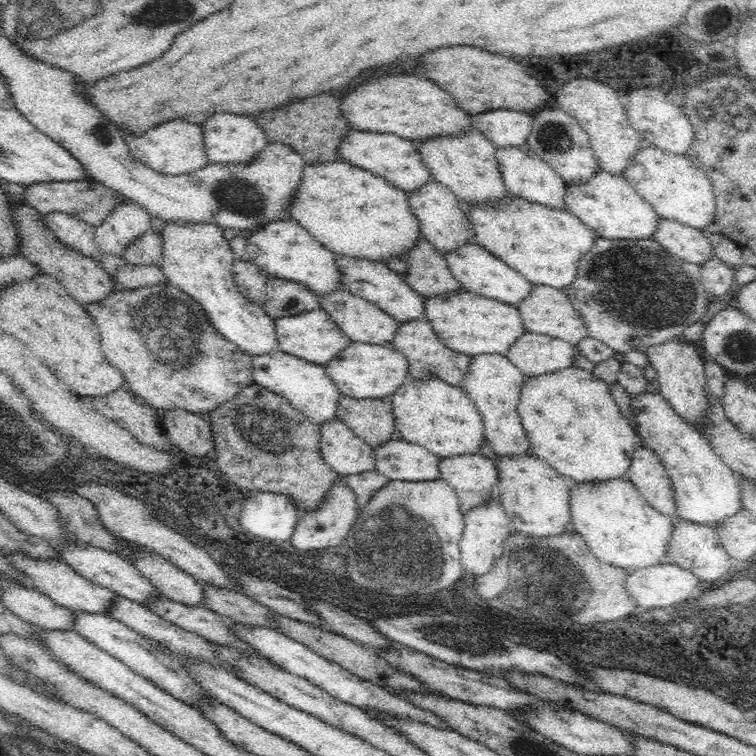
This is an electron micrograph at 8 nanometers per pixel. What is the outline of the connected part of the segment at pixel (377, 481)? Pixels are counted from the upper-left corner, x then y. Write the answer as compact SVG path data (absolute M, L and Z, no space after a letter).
M376 469L372 472L360 472L344 476L347 487L355 494L358 514L370 502L370 498L390 481L387 476L380 474Z

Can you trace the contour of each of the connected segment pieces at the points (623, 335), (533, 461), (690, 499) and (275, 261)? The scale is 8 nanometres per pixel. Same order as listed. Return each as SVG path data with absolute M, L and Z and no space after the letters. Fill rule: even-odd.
M600 237L592 250L582 256L577 272L573 284L564 292L576 311L584 316L589 337L622 354L632 351L646 353L650 348L681 338L688 326L702 318L711 300L701 284L701 265L676 258L654 238L636 242Z
M534 455L496 458L497 498L516 533L536 538L560 536L570 531L570 485L567 477L556 472L545 460Z
M657 392L632 396L639 431L650 449L662 461L674 489L677 518L692 524L715 528L742 510L739 476L715 452L704 434L672 411Z
M288 218L274 220L250 230L237 233L229 240L236 260L250 261L260 267L269 277L290 280L308 288L317 297L344 291L343 274L336 263L338 255L324 248L298 221Z

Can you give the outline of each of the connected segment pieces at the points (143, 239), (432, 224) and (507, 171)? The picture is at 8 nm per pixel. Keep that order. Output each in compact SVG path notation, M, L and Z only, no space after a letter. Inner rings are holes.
M149 229L136 242L132 242L126 248L124 259L132 266L158 265L162 258L162 252L163 242L160 233L158 234Z
M430 180L428 184L424 184L418 190L408 192L408 203L416 214L416 219L420 221L422 236L440 252L452 252L460 246L466 246L466 244L472 243L476 236L464 203L458 200L458 197L449 188L434 180Z
M526 144L522 148L498 148L498 168L511 196L548 208L566 209L567 182L546 161L536 156Z

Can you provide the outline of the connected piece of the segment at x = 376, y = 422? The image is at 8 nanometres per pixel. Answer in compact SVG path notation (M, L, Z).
M342 396L337 420L346 423L356 436L373 447L397 437L392 403L388 399L357 399Z

